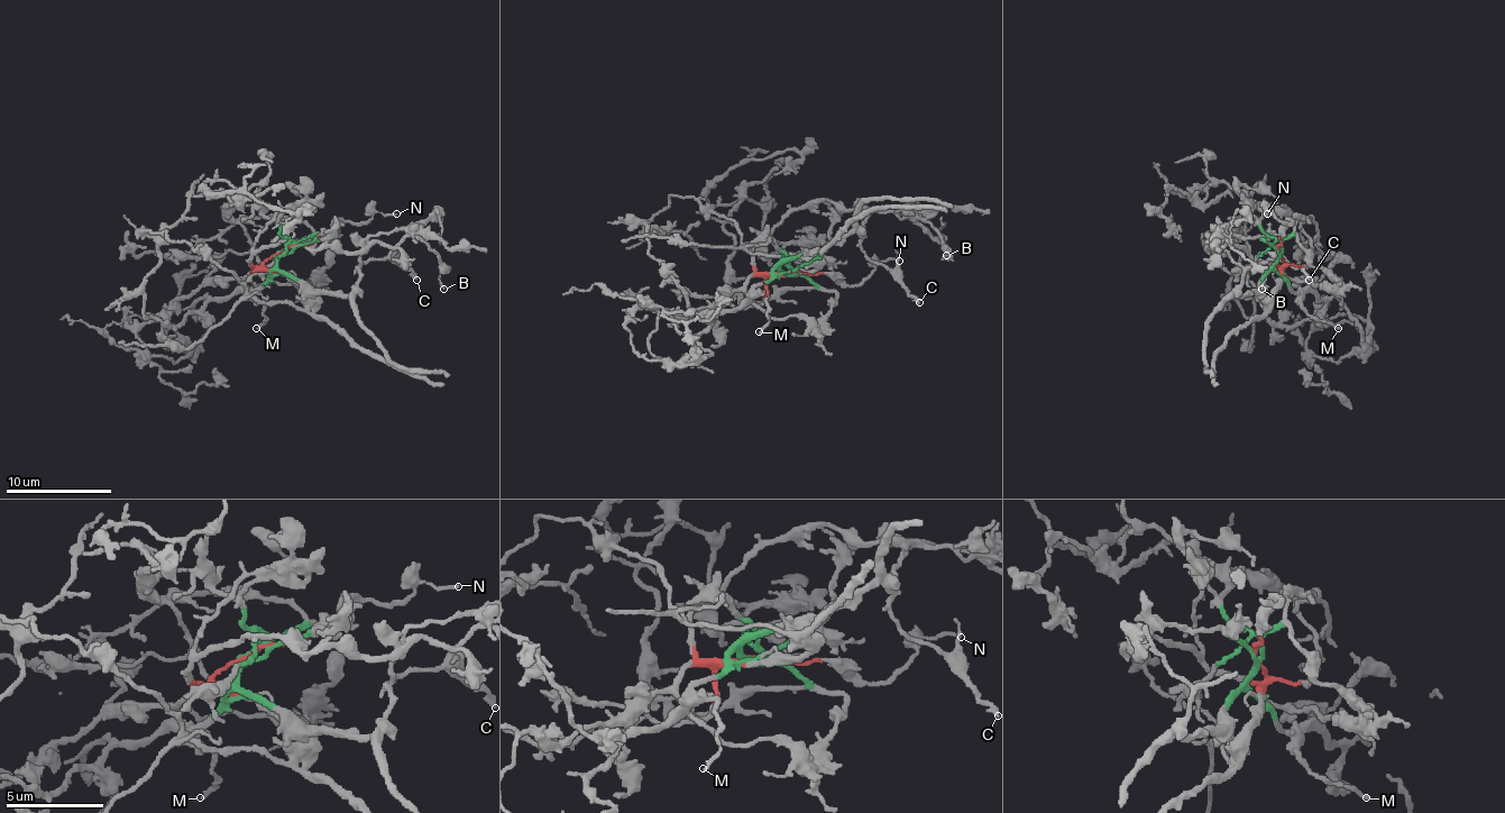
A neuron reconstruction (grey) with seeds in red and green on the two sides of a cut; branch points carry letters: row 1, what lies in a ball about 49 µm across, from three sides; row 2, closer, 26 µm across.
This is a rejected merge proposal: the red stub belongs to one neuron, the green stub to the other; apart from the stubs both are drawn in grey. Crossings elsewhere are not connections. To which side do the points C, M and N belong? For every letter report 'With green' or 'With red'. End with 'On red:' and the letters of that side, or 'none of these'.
C: With green
M: With green
N: With red
On red: N

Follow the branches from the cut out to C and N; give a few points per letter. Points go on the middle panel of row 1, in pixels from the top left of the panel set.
C: (786, 272), (781, 268), (786, 261), (826, 250), (855, 233), (863, 237), (860, 243), (873, 261), (918, 303)
N: (786, 272), (828, 274), (842, 285), (857, 285), (879, 261), (899, 261)

